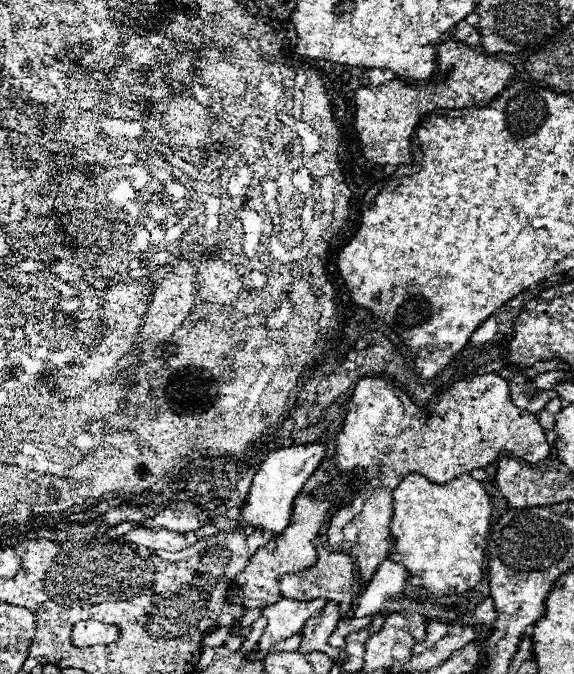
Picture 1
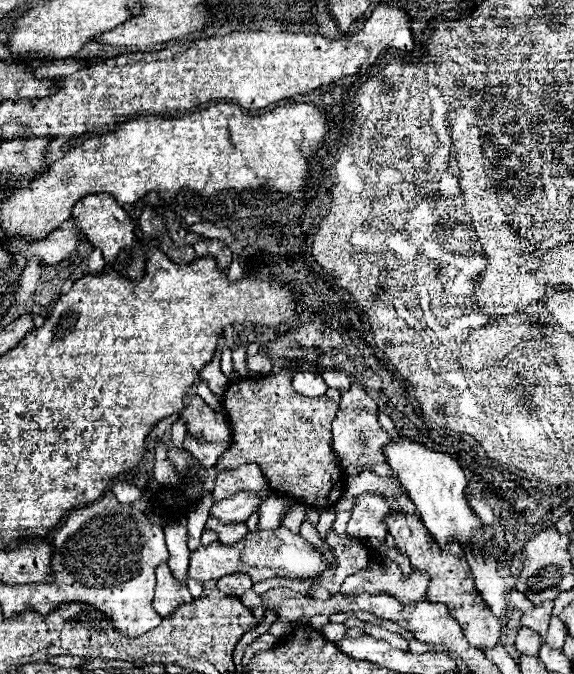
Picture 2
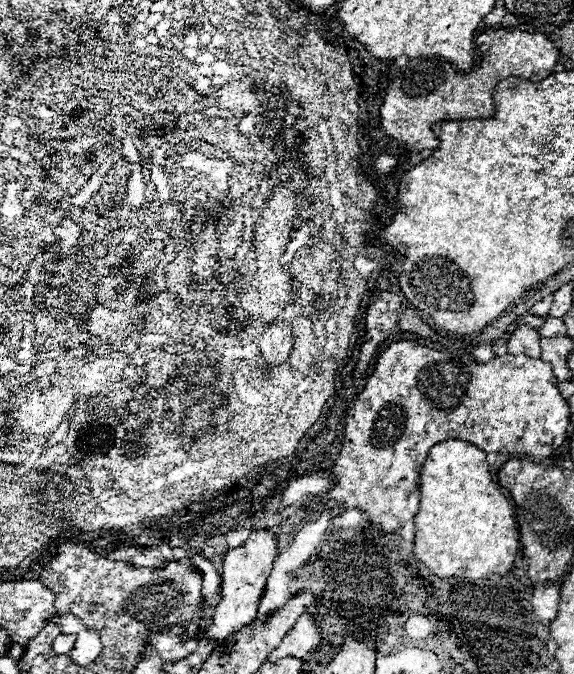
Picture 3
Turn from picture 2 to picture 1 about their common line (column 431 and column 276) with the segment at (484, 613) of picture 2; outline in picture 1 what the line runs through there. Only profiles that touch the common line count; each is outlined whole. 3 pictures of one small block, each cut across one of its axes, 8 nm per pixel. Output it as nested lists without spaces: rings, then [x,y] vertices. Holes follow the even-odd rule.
[[[302,494],[296,496],[296,504],[292,506],[292,520],[288,528],[280,536],[272,536],[268,544],[258,548],[258,552],[250,558],[250,564],[232,580],[230,586],[230,602],[242,604],[246,608],[264,608],[280,600],[280,582],[278,578],[284,574],[294,574],[300,570],[310,568],[316,562],[316,550],[314,550],[314,538],[320,532],[320,526],[324,524],[324,512],[328,512],[334,504],[328,500],[318,500],[314,494]]]

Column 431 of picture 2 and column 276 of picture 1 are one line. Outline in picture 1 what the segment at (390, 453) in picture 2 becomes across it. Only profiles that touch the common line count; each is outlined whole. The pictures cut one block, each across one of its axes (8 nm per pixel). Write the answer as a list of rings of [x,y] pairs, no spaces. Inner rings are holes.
[[[298,444],[288,448],[272,450],[260,464],[258,474],[252,480],[250,492],[248,492],[248,506],[244,506],[244,520],[256,528],[270,530],[274,534],[282,534],[284,528],[290,522],[292,516],[292,504],[306,480],[312,476],[312,472],[320,466],[326,452],[326,444]]]

